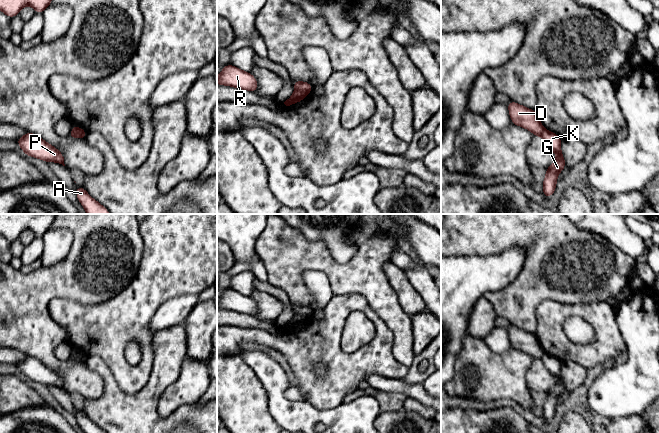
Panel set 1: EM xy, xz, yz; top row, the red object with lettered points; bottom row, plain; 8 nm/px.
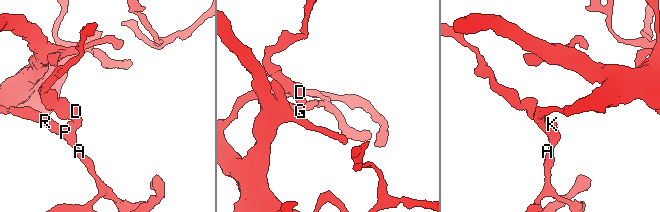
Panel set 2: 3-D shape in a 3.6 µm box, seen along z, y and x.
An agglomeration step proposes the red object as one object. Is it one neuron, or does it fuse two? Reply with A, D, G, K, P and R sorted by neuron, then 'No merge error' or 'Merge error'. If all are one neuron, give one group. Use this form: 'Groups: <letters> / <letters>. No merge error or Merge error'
Groups: A G K P R / D. Merge error

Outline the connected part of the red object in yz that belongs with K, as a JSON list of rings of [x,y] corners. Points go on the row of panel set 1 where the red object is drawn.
[[[546,129],[540,134],[540,136],[543,138],[545,144],[557,156],[556,160],[546,169],[546,176],[542,182],[542,192],[546,198],[550,198],[554,194],[557,177],[566,167],[566,163],[561,151],[561,137]]]

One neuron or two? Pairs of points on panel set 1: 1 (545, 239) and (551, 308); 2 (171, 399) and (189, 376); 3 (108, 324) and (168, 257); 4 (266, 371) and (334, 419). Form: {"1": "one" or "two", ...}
{"1": "two", "2": "one", "3": "one", "4": "one"}

